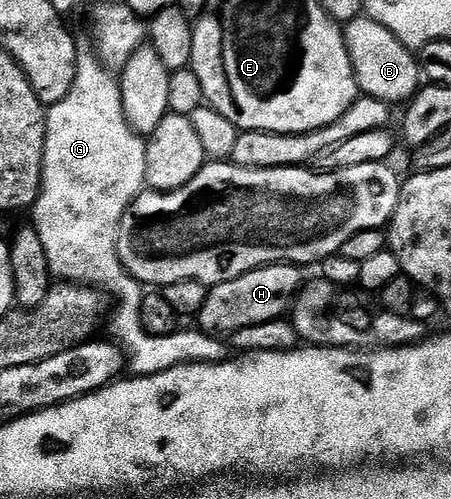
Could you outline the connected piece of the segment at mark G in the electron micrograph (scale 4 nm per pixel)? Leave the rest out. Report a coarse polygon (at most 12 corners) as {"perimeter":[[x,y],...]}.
{"perimeter":[[76,44],[46,114],[31,225],[53,279],[116,297],[133,375],[226,362],[223,337],[142,328],[118,256],[148,148],[117,75]]}

